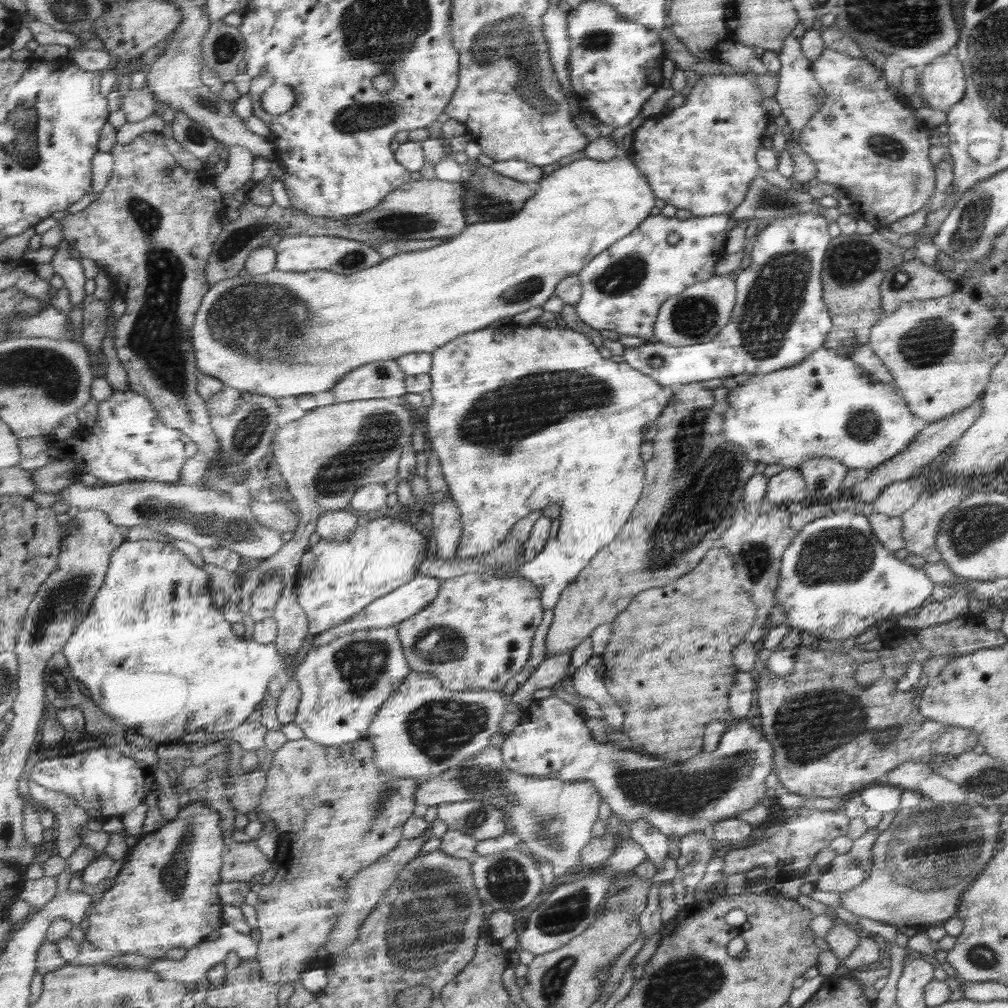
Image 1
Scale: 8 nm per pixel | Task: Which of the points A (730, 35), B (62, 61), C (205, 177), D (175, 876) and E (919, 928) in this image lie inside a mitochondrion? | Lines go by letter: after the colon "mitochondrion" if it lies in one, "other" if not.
A: other
B: other
C: other
D: mitochondrion
E: other

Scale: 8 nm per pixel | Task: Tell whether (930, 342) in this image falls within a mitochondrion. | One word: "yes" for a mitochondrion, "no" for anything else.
yes

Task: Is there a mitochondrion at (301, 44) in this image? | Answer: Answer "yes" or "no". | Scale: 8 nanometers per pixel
no

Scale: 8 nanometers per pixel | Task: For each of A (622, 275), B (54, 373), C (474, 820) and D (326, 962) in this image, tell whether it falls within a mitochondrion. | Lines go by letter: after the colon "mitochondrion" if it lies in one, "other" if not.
A: mitochondrion
B: mitochondrion
C: mitochondrion
D: other

